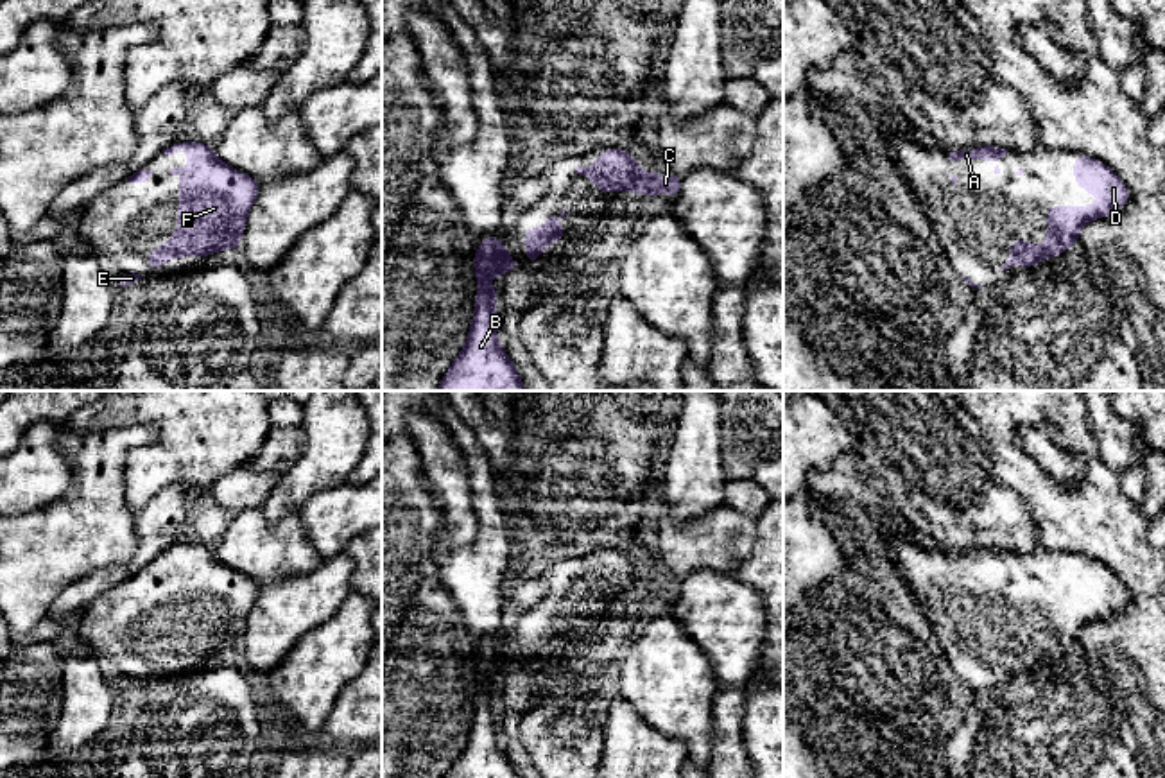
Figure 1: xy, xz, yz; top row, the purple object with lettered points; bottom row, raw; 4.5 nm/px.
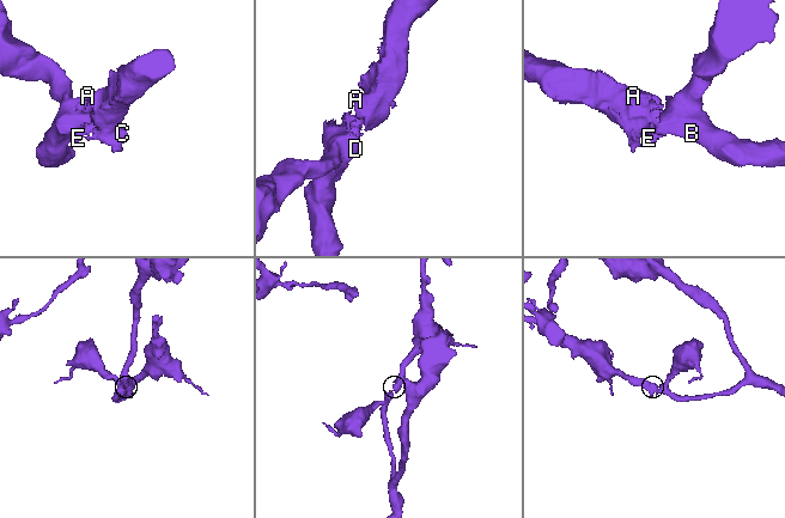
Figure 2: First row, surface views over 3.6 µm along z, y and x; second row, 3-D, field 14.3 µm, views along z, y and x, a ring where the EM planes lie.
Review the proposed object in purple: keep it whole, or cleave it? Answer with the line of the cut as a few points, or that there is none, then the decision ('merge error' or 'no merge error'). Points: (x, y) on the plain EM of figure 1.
no cut; no merge error

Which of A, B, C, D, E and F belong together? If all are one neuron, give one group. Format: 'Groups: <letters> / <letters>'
Groups: A B C D E F

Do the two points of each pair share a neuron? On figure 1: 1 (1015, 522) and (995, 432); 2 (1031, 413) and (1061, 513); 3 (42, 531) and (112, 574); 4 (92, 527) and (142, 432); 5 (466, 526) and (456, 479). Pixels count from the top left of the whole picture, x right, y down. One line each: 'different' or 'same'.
1: different
2: same
3: different
4: same
5: same

